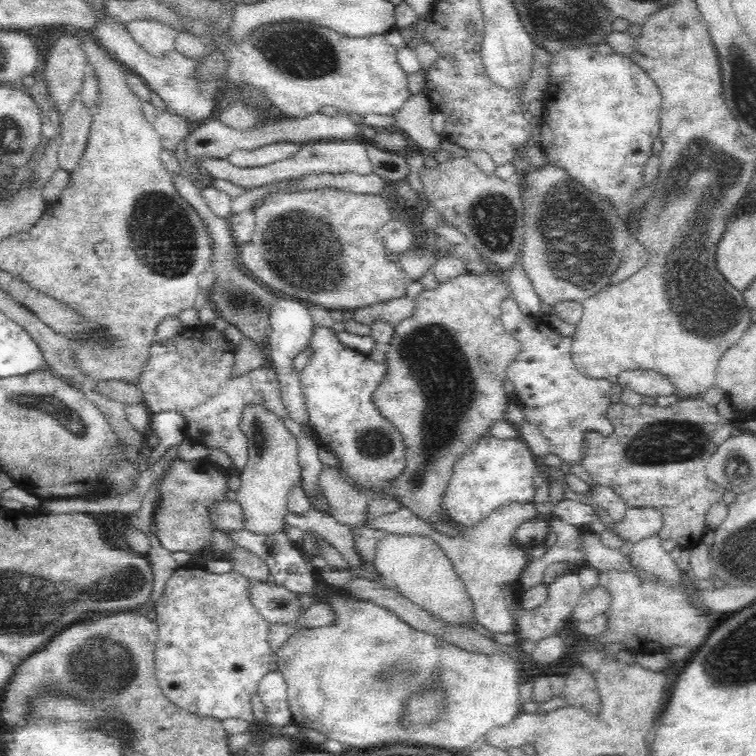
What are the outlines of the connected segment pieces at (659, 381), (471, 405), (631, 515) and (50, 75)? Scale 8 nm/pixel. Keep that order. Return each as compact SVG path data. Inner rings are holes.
M624 370L622 374L618 374L618 384L622 388L634 390L636 394L652 396L656 400L660 396L676 396L678 394L678 390L670 382L670 378L656 370Z
M490 270L488 274L460 274L442 282L436 290L422 290L416 296L416 308L410 318L402 320L394 328L394 336L386 346L386 380L376 388L372 400L378 412L390 420L406 444L406 468L390 488L372 494L392 494L424 522L446 522L446 510L442 508L444 492L450 484L456 460L482 436L494 428L498 420L504 420L508 404L514 396L504 392L506 368L514 362L520 352L516 342L502 326L500 306L512 298L508 282L502 280L500 272Z
M628 508L626 516L620 522L616 522L614 532L624 542L638 544L644 538L658 534L662 526L664 526L662 514L656 508Z
M60 36L48 52L44 70L48 92L60 118L70 108L74 96L80 94L86 74L88 62L80 36Z

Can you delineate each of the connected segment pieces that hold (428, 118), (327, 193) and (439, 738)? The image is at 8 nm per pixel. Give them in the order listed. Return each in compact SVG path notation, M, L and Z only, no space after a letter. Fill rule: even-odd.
M422 90L414 96L408 98L408 102L402 106L402 110L398 114L394 114L396 118L396 128L404 132L414 144L418 144L420 152L440 152L440 144L444 142L444 136L436 136L434 128L432 128L432 116L436 112L436 106L430 102L428 94Z
M334 188L304 190L290 194L272 194L262 204L254 206L256 230L254 238L238 246L238 258L244 270L248 270L262 286L274 294L282 294L298 300L306 300L314 306L324 306L328 310L354 312L364 306L388 302L394 298L404 298L410 286L410 276L394 262L388 260L388 250L378 240L380 228L394 220L392 208L384 202L382 196L352 194L340 192Z
M338 590L326 596L326 606L334 612L334 622L320 628L298 630L288 638L288 642L276 652L278 654L278 672L288 684L288 708L292 712L292 720L296 726L306 726L318 730L328 740L338 740L346 750L354 748L376 748L388 744L412 744L412 746L436 746L448 752L468 750L472 744L482 742L482 738L492 728L502 728L510 724L520 712L520 678L518 664L504 656L502 652L494 652L490 656L480 652L460 650L434 634L426 634L410 628L404 620L398 618L392 610L368 602L356 600L354 596ZM434 678L442 678L446 688L448 710L442 718L436 718L434 724L420 724L402 728L400 714L406 712L402 700L406 700L412 692L428 686Z

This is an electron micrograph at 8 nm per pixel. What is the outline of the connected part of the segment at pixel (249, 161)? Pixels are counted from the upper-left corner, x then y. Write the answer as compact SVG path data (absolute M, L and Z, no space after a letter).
M278 142L278 144L268 144L262 148L250 150L250 152L236 150L228 156L228 162L238 168L256 168L256 166L266 166L266 164L274 164L278 160L290 158L300 148L302 144L296 144L296 142Z

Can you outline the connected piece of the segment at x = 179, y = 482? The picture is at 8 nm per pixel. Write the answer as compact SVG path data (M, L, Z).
M174 458L174 464L170 464L168 474L158 484L158 502L152 516L152 522L158 526L156 538L162 544L162 548L166 548L172 554L184 550L192 556L210 548L214 522L210 520L208 506L226 500L226 492L230 490L228 480L230 478L226 476L226 472L210 464L208 460L198 460L192 464Z

